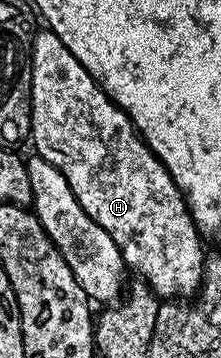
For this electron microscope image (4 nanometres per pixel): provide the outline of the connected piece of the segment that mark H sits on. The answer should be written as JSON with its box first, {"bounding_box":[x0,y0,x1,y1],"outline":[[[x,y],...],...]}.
{"bounding_box":[29,29,205,301],"outline":[[[50,29],[36,30],[31,40],[31,134],[29,139],[30,142],[35,142],[34,154],[49,161],[49,165],[57,165],[57,169],[65,173],[65,181],[69,181],[69,189],[73,189],[73,197],[77,197],[81,209],[85,209],[85,213],[89,213],[89,217],[93,217],[93,221],[97,221],[97,225],[101,225],[101,229],[105,229],[105,233],[113,237],[117,249],[123,255],[124,264],[130,270],[132,267],[139,274],[136,276],[146,283],[160,300],[171,301],[176,297],[191,297],[198,292],[203,285],[205,254],[203,255],[202,241],[204,240],[201,238],[199,228],[195,226],[190,209],[187,208],[187,200],[183,198],[183,192],[179,190],[179,186],[173,181],[173,177],[165,169],[162,161],[148,149],[146,141],[139,136],[129,116],[104,93],[98,81],[87,72],[85,65],[81,65],[81,61],[77,61],[77,57],[73,57],[73,53],[65,49],[61,37],[57,37],[57,33],[53,33]]]}

